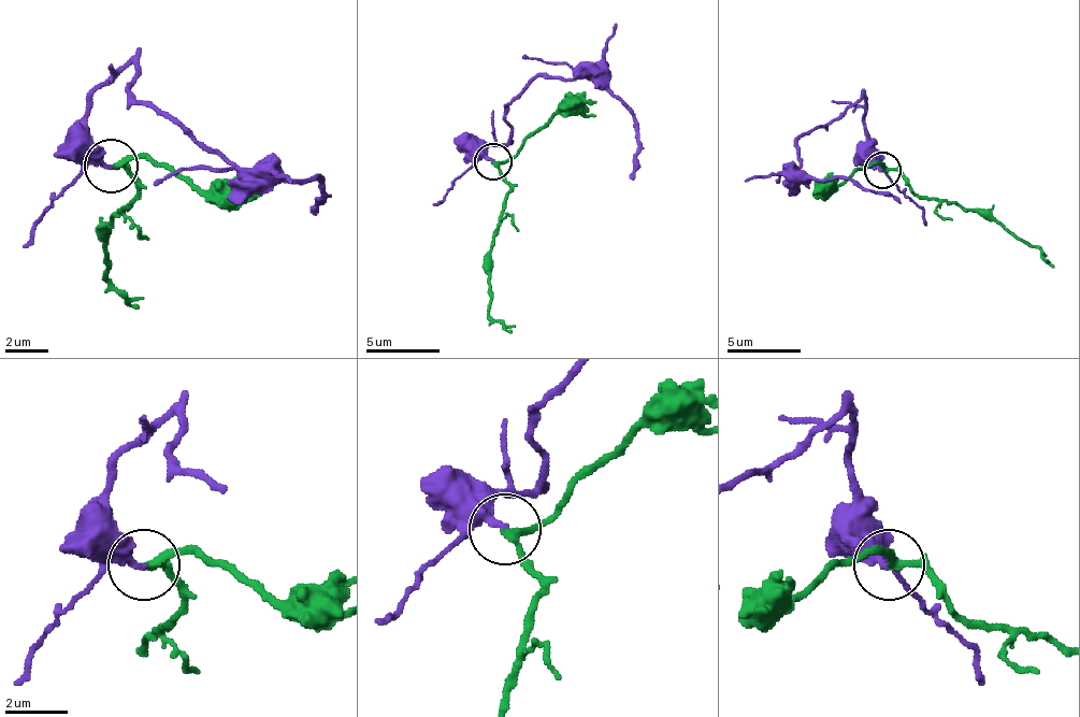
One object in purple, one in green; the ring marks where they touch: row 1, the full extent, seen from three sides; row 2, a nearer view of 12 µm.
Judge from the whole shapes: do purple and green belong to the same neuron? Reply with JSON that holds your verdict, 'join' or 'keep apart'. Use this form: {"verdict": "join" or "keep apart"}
{"verdict": "join"}

